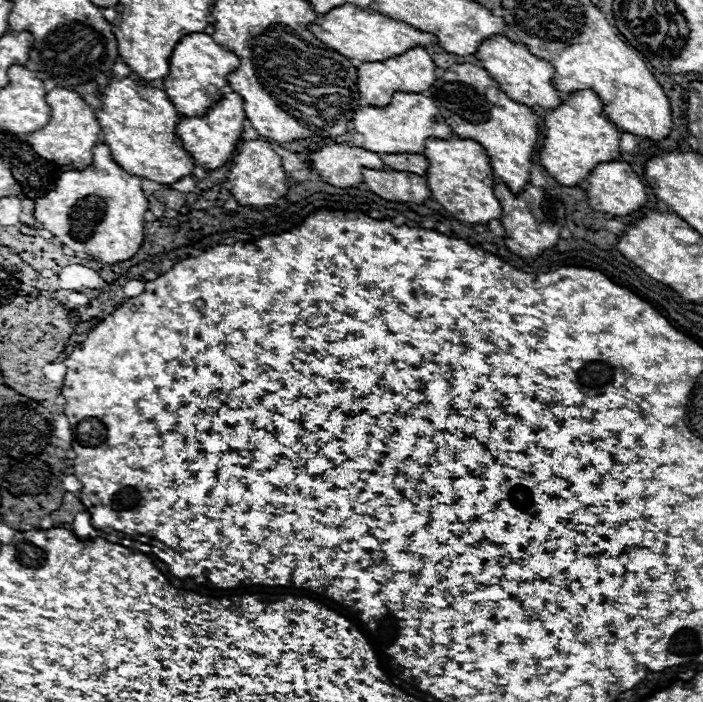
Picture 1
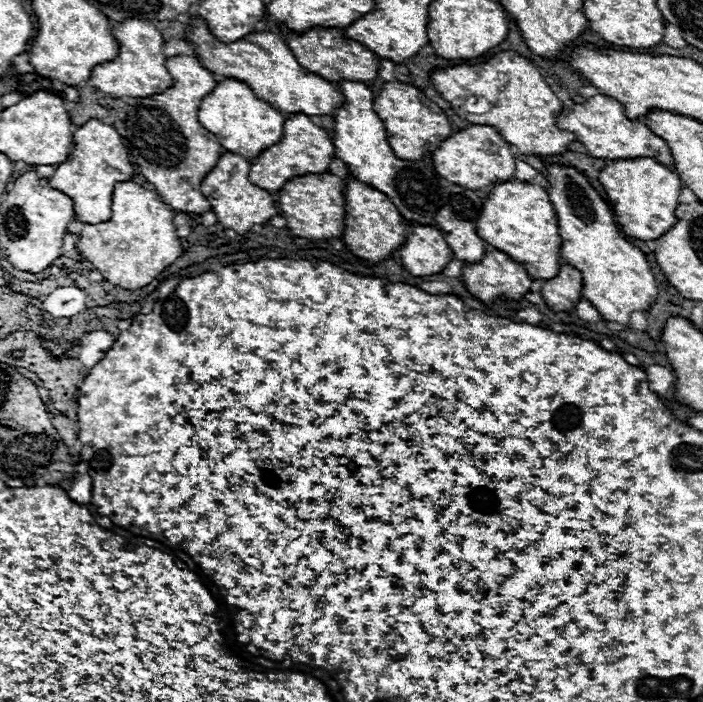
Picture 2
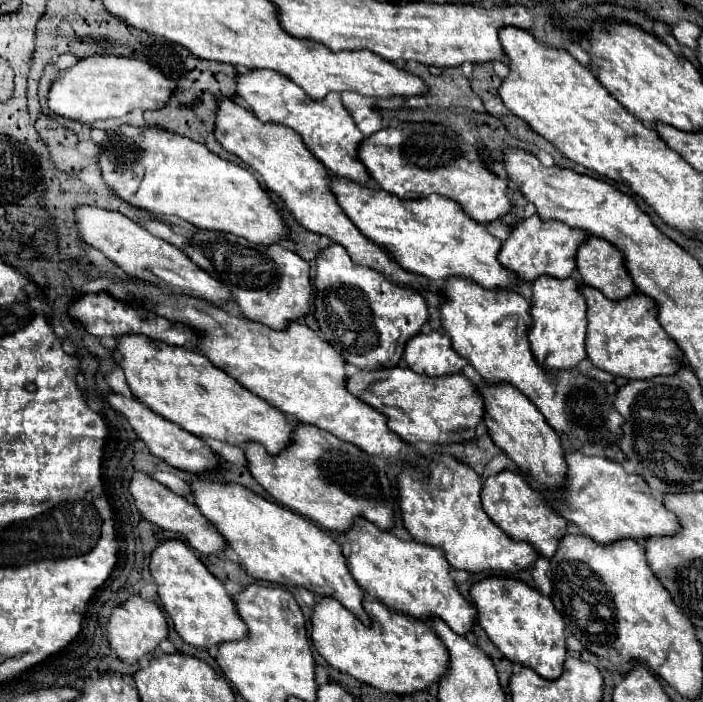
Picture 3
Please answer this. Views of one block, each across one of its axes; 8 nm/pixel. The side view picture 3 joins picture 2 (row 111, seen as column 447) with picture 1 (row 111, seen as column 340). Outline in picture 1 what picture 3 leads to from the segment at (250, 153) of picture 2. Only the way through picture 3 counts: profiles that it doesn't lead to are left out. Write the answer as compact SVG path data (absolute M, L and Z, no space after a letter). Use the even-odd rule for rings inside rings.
M198 32L184 36L170 58L170 76L164 80L166 94L170 102L176 106L176 110L184 116L204 116L212 104L216 104L224 92L222 88L228 86L226 76L234 72L240 66L238 56L234 56L230 50L222 48L214 42L212 36Z

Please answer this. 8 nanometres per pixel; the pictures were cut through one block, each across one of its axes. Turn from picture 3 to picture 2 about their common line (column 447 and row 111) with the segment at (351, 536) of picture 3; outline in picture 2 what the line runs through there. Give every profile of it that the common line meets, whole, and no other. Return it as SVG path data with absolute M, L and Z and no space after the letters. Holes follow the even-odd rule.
M592 96L584 102L574 102L572 108L564 106L558 114L558 124L562 130L568 130L576 136L576 140L586 148L586 152L594 158L608 158L608 160L620 160L620 158L638 158L638 156L650 156L666 166L674 166L674 158L670 154L668 144L652 134L648 126L640 120L630 120L624 114L624 108L606 96Z

